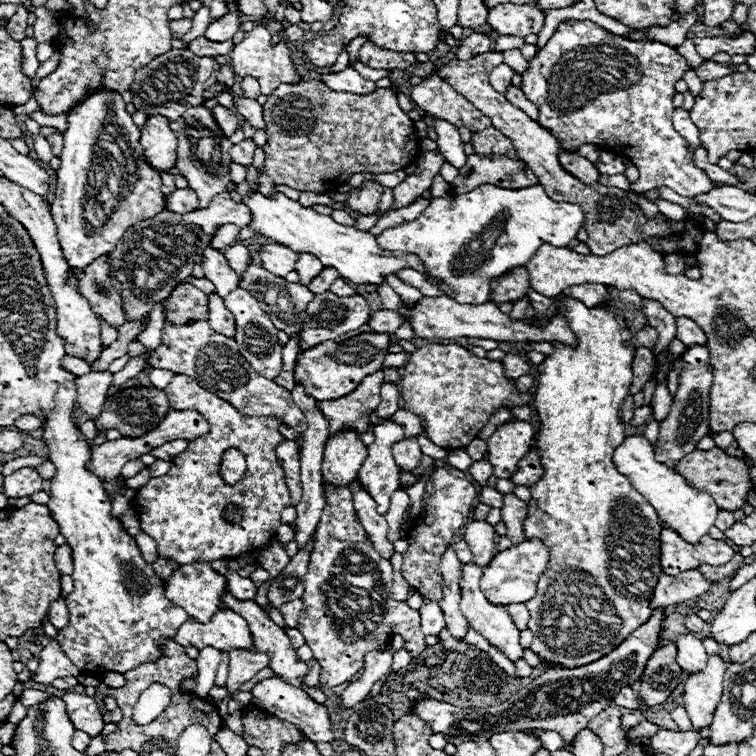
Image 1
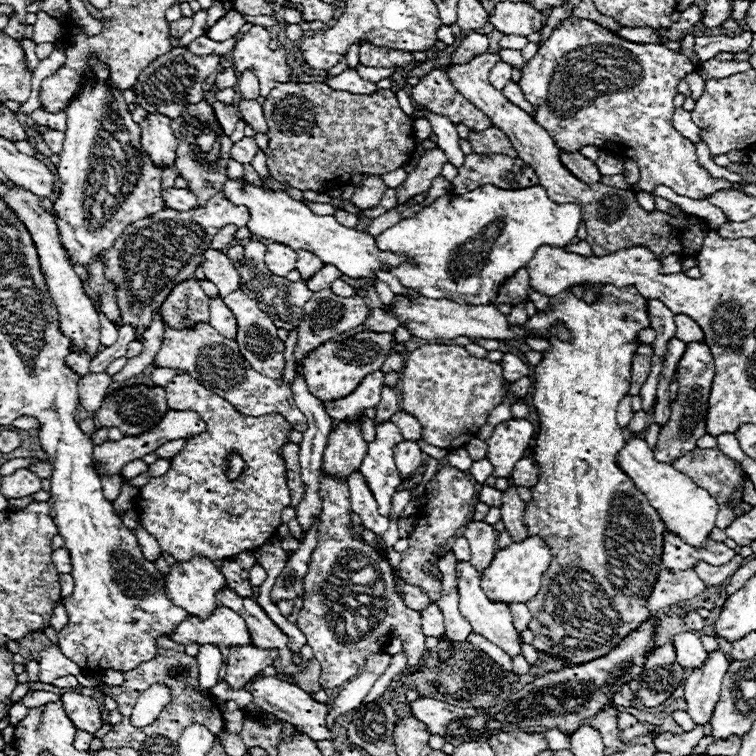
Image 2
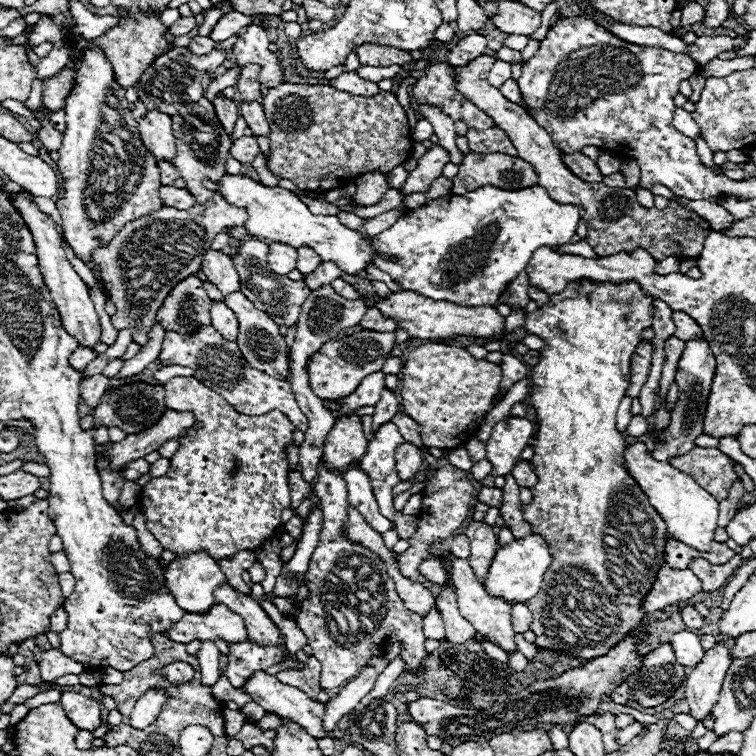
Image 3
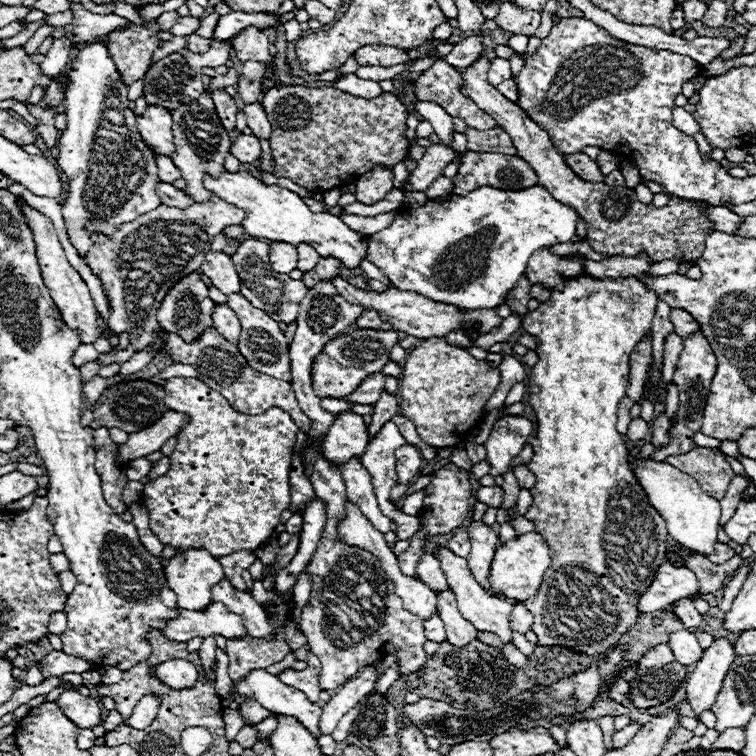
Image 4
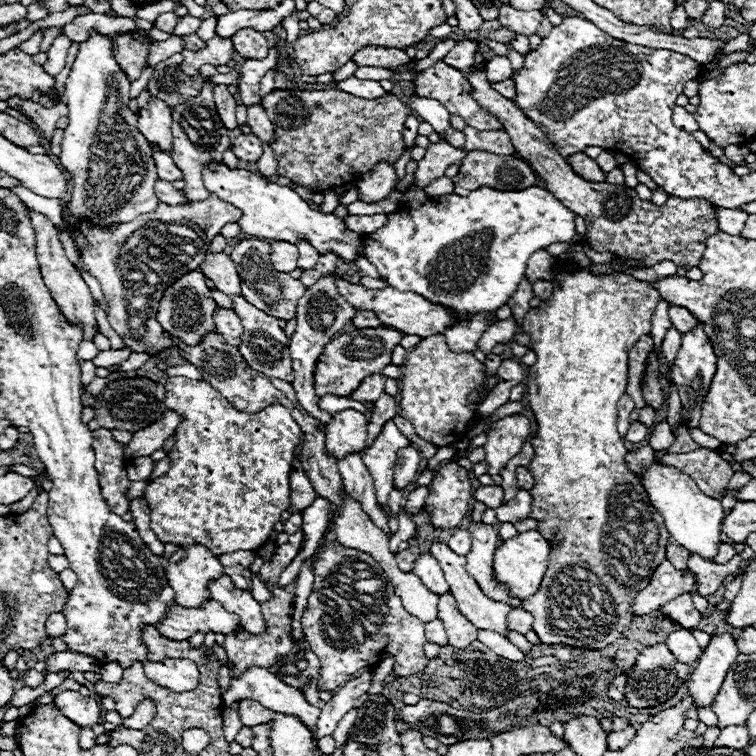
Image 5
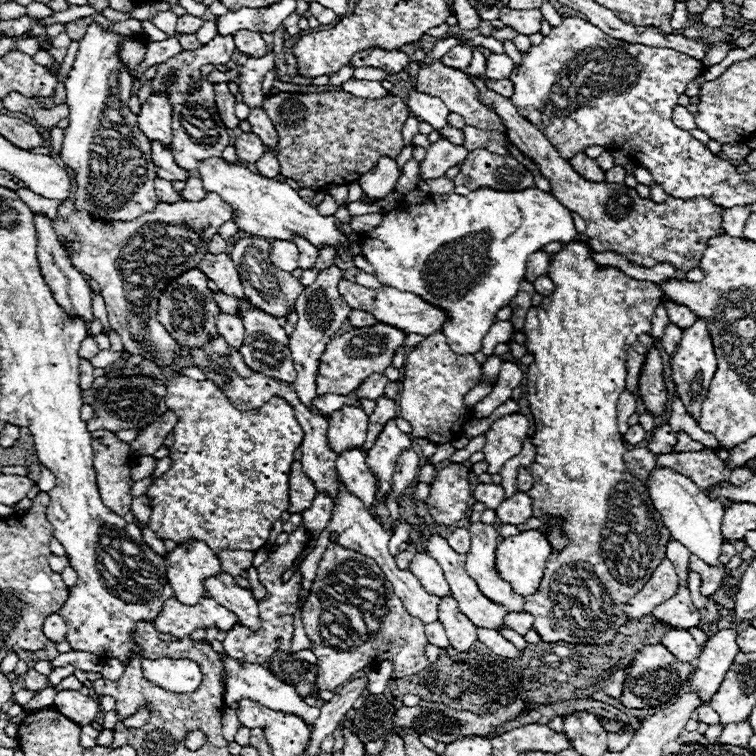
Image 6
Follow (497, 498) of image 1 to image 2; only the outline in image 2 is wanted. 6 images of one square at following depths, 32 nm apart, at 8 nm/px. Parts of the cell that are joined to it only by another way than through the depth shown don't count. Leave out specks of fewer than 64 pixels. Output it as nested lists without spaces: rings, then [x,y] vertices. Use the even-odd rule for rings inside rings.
[[[482,486],[480,494],[478,494],[478,500],[488,504],[488,506],[496,506],[500,508],[502,506],[502,492],[496,490],[496,488],[490,488],[490,486]]]

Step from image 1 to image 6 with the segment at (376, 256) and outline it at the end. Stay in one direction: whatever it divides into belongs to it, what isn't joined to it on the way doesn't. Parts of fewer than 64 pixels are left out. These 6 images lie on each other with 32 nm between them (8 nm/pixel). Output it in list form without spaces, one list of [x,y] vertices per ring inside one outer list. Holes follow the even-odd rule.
[[[208,158],[208,162],[198,164],[204,190],[218,194],[224,202],[234,206],[236,214],[232,220],[240,230],[266,240],[292,240],[292,234],[298,234],[310,240],[316,248],[320,248],[322,244],[332,244],[346,248],[346,252],[350,254],[348,238],[336,230],[334,216],[320,216],[316,206],[312,202],[302,200],[298,192],[286,182],[254,174],[244,166],[230,164],[222,158]]]

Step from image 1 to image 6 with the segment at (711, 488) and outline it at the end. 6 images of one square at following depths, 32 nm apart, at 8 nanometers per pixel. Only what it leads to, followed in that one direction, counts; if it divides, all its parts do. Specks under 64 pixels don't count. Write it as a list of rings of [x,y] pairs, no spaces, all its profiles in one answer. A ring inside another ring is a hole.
[[[710,450],[664,454],[664,456],[656,458],[656,464],[662,466],[662,468],[678,470],[678,474],[686,474],[702,490],[706,490],[706,488],[730,478],[730,470]]]

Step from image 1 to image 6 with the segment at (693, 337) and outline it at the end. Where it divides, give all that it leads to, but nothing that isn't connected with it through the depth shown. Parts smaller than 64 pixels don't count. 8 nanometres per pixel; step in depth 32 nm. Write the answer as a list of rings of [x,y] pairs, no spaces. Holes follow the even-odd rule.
[[[664,298],[664,304],[666,304],[666,310],[668,310],[670,322],[674,322],[676,326],[680,326],[682,330],[686,330],[688,326],[692,326],[696,322],[696,316],[694,316],[694,312],[688,306],[670,302],[668,298]]]

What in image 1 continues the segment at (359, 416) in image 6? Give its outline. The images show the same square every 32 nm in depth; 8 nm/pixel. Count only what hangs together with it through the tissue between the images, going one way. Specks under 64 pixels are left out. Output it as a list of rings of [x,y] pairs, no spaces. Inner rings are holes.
[[[340,430],[328,438],[322,462],[326,482],[346,486],[360,470],[366,458],[366,446],[356,430]]]

